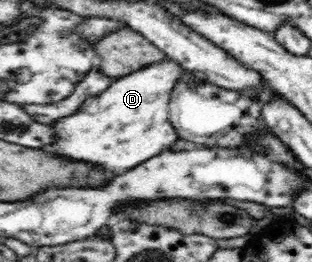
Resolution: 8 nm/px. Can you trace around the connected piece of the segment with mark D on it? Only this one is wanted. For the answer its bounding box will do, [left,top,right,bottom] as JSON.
[52,59,206,170]

